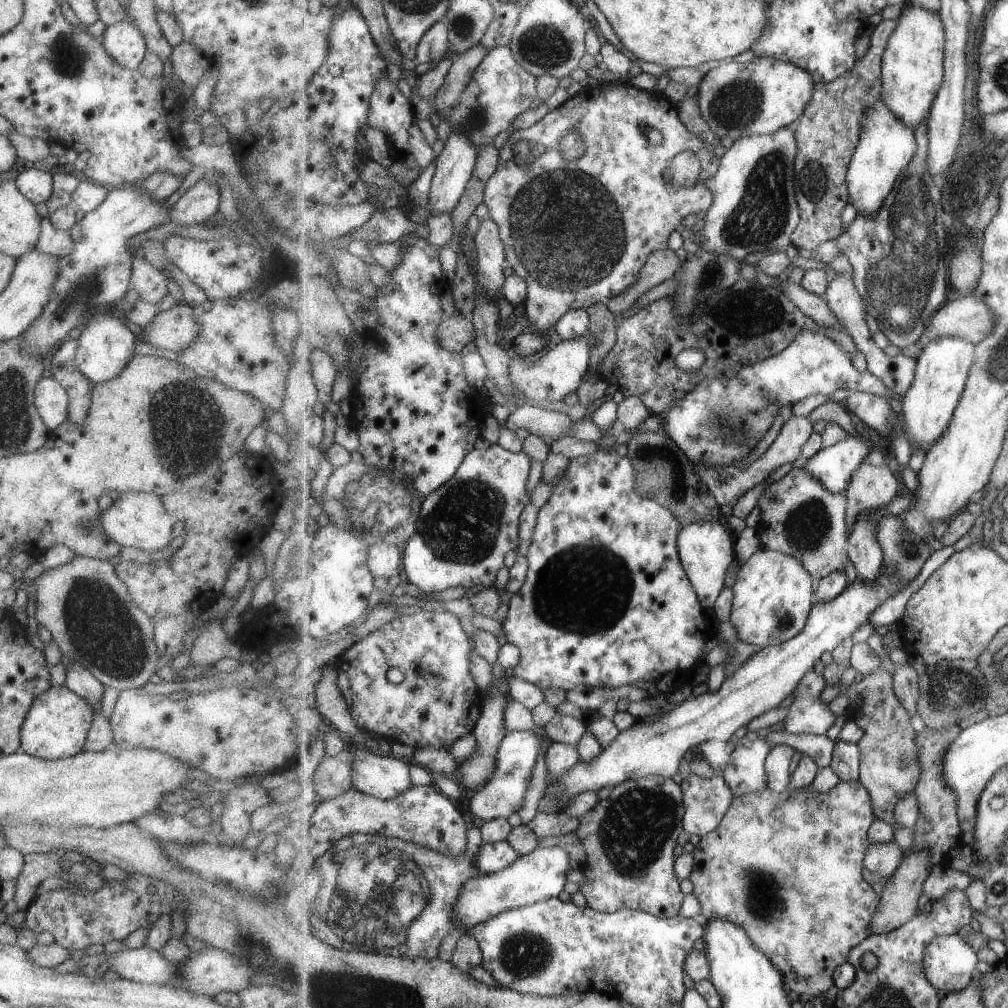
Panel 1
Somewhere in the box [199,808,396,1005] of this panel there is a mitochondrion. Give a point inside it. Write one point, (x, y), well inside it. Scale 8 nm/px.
(243, 939)

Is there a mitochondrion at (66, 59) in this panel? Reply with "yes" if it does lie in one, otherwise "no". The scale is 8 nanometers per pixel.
yes

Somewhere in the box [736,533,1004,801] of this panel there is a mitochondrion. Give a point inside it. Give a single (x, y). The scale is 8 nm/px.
(949, 691)

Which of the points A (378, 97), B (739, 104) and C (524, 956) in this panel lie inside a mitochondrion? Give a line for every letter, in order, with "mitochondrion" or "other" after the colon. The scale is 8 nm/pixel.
A: other
B: mitochondrion
C: mitochondrion

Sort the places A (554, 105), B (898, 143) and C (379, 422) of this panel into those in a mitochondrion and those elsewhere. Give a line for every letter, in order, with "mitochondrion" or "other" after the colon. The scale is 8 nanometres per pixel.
A: other
B: other
C: other

